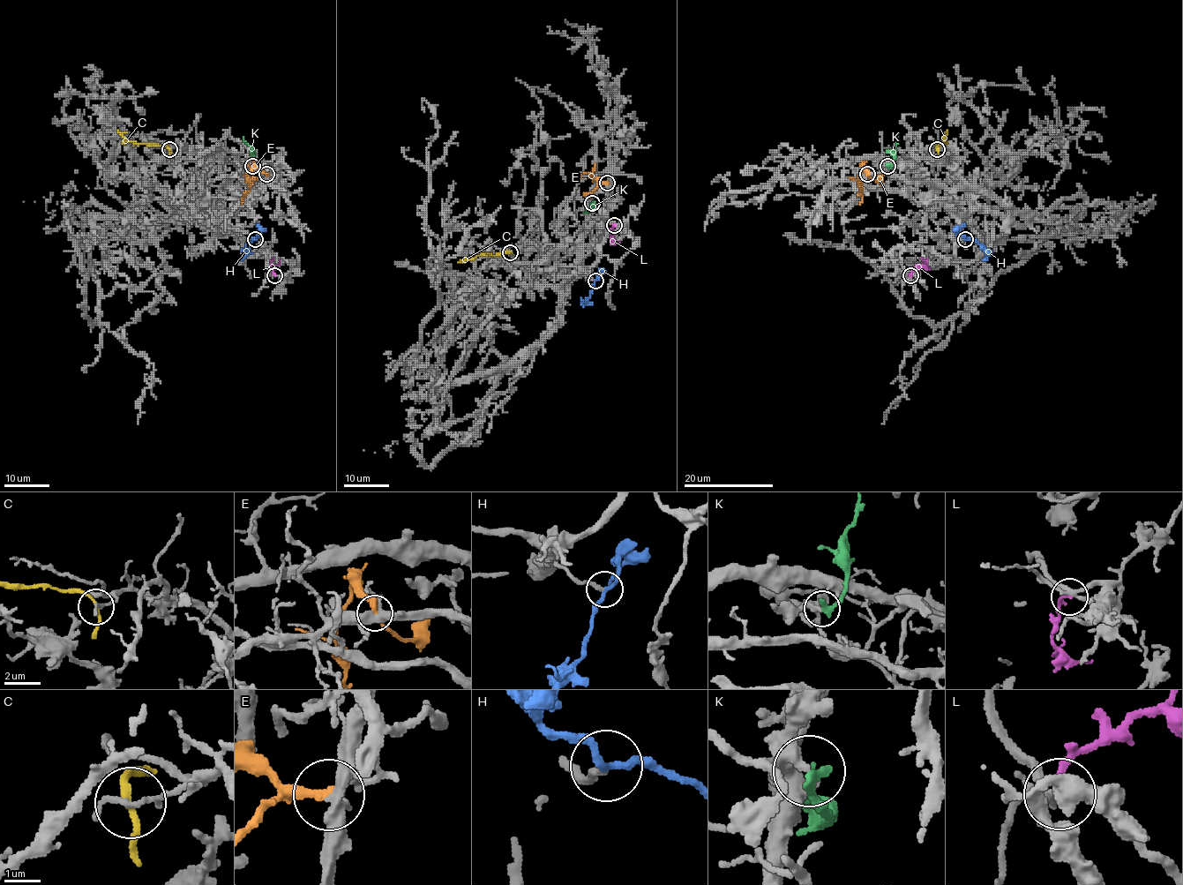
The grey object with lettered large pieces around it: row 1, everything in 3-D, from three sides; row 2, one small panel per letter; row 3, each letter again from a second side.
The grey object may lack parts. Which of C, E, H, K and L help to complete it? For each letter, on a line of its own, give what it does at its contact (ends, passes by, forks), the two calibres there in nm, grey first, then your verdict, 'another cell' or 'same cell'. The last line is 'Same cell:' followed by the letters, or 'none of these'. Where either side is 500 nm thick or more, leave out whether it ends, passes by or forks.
C: it passes by; 180 nm thick on the grey side, 160 nm on the other; another cell
E: it ends there; 360 nm thick on the grey side, 320 nm on the other; another cell
H: it passes by; 190 nm thick on the grey side, 190 nm on the other; same cell
K: it ends there; 180 nm thick on the grey side, 300 nm on the other; same cell
L: it ends there; 220 nm thick on the grey side, 190 nm on the other; another cell
Same cell: H, K

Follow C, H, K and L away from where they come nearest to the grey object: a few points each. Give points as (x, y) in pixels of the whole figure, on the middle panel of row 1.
C: (510, 252), (481, 253), (457, 263)
H: (595, 281), (590, 295), (584, 302), (580, 299)
K: (592, 203), (594, 209), (583, 212)
L: (614, 226), (610, 236), (620, 241)

